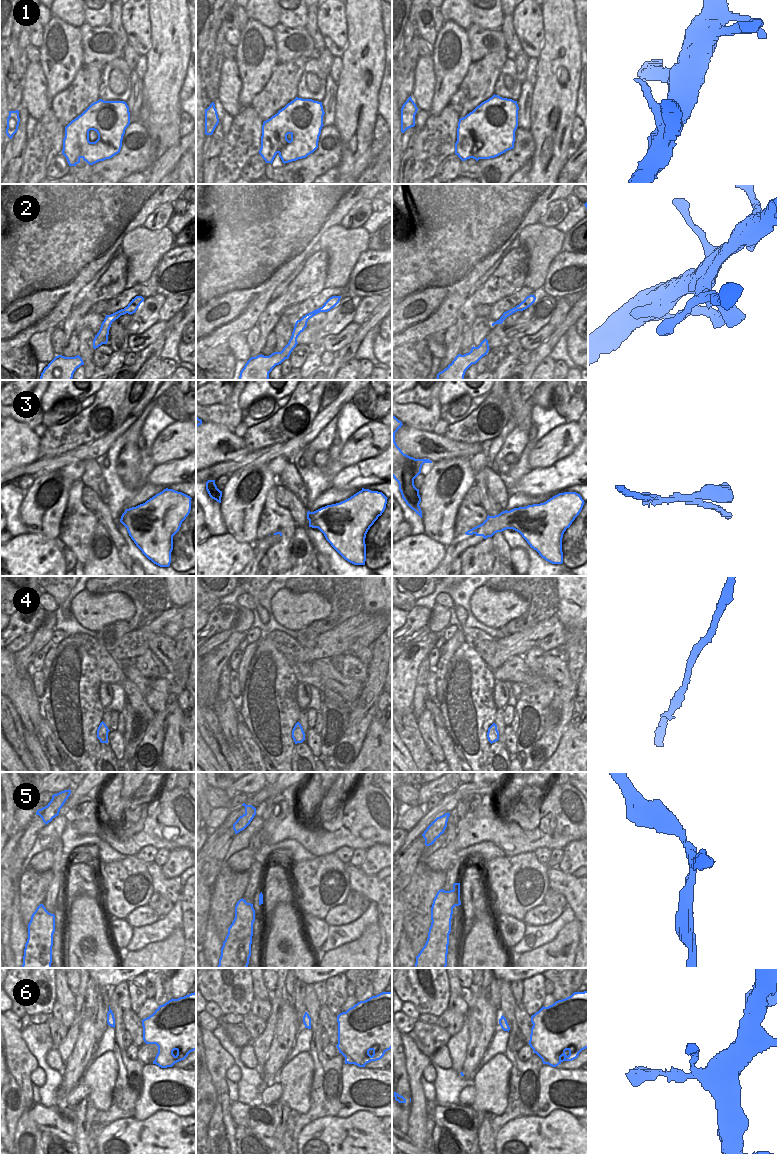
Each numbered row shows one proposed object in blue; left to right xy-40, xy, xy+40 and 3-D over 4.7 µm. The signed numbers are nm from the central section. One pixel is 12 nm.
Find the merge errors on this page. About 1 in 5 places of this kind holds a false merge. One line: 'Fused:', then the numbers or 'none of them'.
Fused: 3

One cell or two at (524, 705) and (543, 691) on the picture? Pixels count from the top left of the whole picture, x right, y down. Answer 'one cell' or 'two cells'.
one cell

